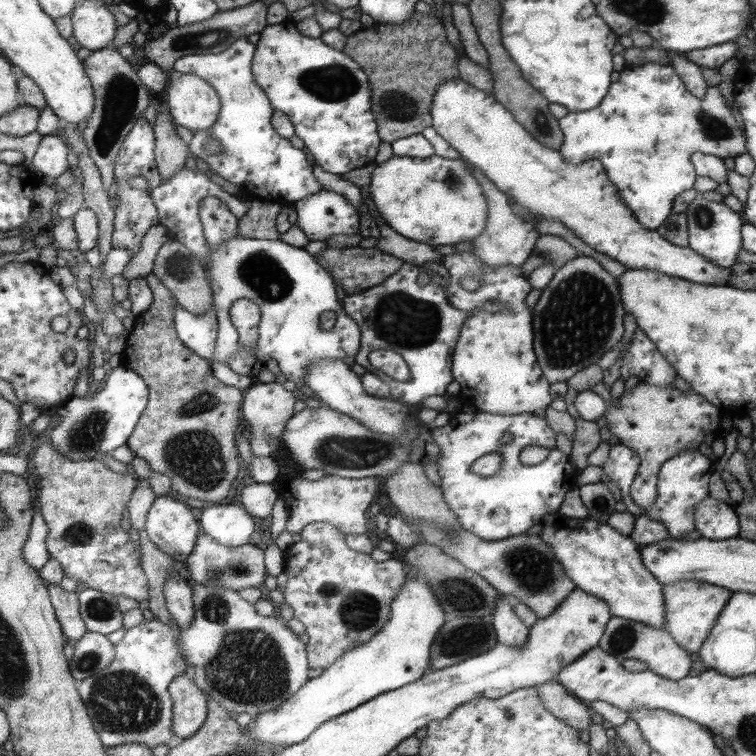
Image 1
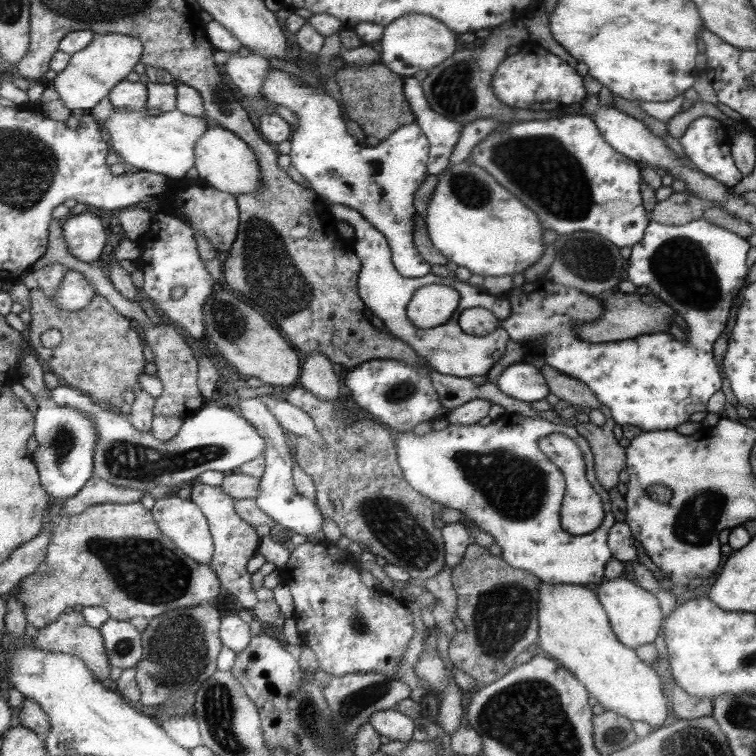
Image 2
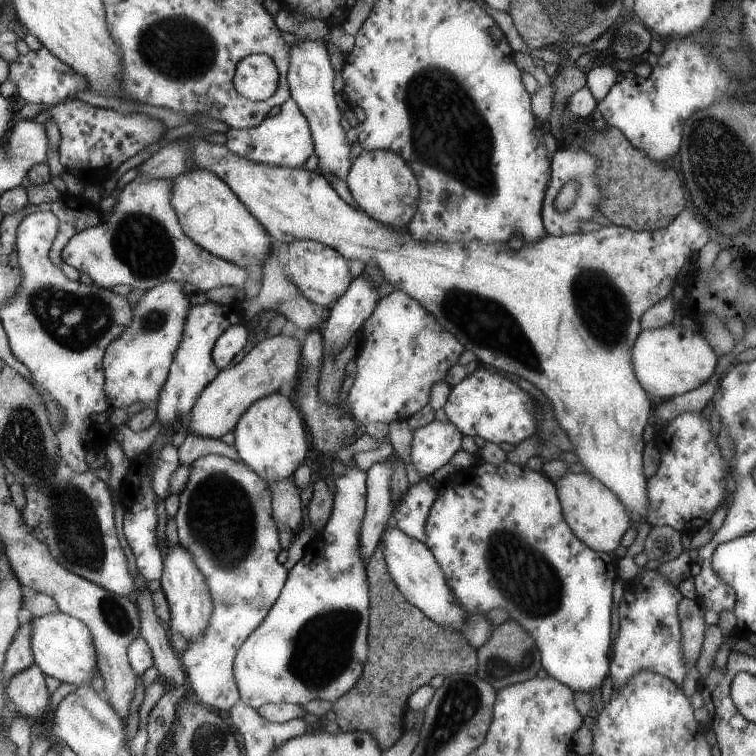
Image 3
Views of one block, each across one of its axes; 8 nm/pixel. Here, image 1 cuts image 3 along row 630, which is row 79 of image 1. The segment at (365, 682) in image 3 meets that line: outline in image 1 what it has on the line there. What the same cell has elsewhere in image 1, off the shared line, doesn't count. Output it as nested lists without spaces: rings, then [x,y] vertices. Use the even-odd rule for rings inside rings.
[[[417,12],[405,24],[375,24],[371,30],[347,36],[341,52],[365,70],[379,136],[389,144],[431,128],[431,108],[437,88],[449,80],[461,78],[457,76],[455,50],[447,44],[445,30],[433,14],[421,16]]]

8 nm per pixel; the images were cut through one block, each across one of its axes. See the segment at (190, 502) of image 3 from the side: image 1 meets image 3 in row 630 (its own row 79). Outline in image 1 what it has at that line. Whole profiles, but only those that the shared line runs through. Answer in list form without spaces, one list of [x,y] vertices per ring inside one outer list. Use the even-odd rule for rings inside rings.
[[[241,38],[221,54],[193,54],[177,60],[177,72],[201,76],[203,80],[213,84],[213,88],[217,88],[219,96],[223,98],[219,122],[211,130],[201,130],[193,134],[189,146],[197,160],[205,160],[207,164],[211,164],[211,170],[217,172],[223,180],[239,186],[245,198],[257,198],[263,202],[273,200],[275,204],[299,204],[301,200],[323,192],[323,186],[317,182],[307,154],[295,148],[273,126],[273,116],[277,114],[277,110],[255,80],[255,52],[257,46],[253,46],[247,38]],[[213,138],[221,144],[219,154],[213,154],[205,148]]]

